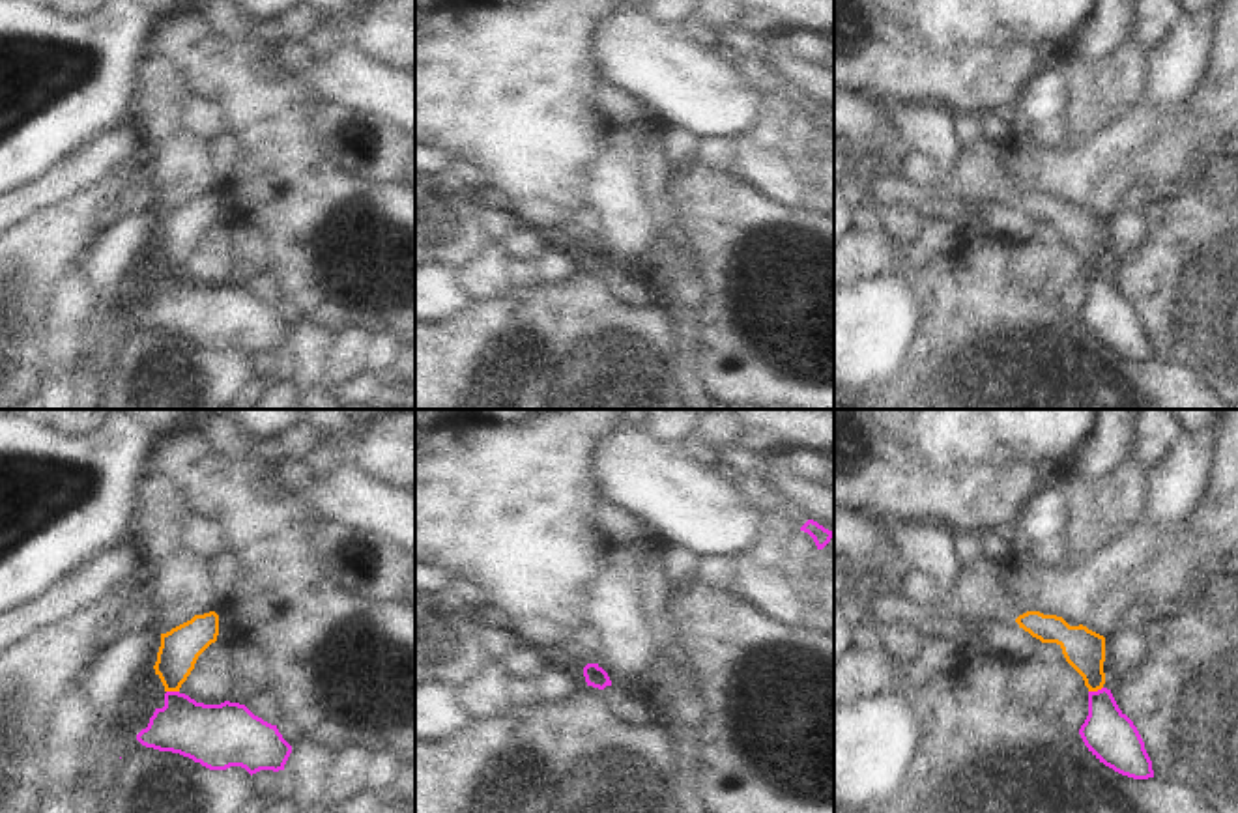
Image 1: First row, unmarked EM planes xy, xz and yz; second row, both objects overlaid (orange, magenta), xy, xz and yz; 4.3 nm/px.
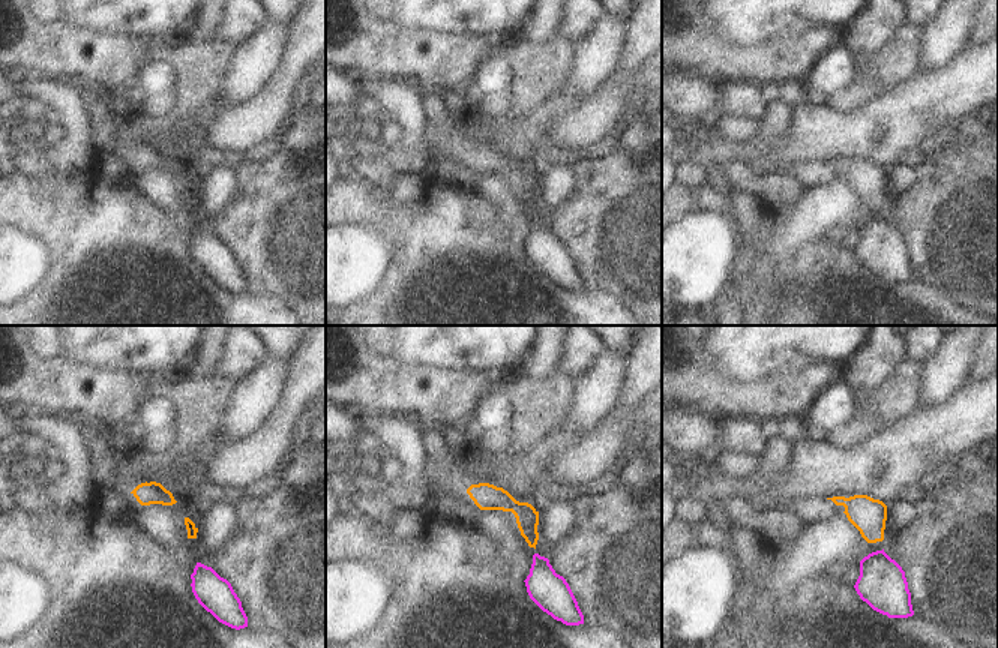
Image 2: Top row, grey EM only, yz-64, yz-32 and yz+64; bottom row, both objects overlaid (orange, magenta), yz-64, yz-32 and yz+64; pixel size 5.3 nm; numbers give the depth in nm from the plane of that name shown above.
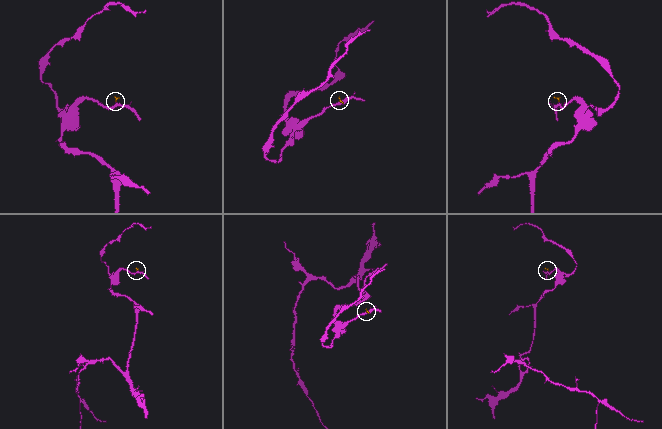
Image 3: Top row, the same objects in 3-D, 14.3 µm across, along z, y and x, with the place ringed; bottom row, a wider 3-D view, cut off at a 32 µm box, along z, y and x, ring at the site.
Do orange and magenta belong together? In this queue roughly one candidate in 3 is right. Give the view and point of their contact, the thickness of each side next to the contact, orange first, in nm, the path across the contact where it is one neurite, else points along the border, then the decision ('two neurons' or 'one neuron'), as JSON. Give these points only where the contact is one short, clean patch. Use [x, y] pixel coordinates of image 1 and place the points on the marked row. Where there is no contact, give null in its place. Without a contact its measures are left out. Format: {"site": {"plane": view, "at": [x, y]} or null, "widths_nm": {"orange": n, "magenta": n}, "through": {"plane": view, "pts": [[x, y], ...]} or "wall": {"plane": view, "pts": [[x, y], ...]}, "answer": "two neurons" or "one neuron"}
{"site": {"plane": "yz", "at": [1094, 690]}, "widths_nm": {"orange": 180, "magenta": 220}, "wall": {"plane": "yz", "pts": [[1102, 686], [1089, 692]]}, "answer": "two neurons"}

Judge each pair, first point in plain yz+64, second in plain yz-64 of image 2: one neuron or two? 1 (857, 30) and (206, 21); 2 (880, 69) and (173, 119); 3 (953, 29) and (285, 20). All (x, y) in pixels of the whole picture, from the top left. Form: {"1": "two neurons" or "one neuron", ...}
{"1": "one neuron", "2": "one neuron", "3": "two neurons"}

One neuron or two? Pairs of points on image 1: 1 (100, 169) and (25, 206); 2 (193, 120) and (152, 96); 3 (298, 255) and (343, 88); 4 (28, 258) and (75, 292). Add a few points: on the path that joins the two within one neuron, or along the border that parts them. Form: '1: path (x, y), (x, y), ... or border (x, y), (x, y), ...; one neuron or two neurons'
1: path (81, 171), (43, 193); one neuron
2: border (193, 96), (184, 109), (178, 128); two neurons
3: border (300, 75), (322, 101); two neurons
4: border (71, 266), (55, 283), (49, 313), (43, 320); two neurons

